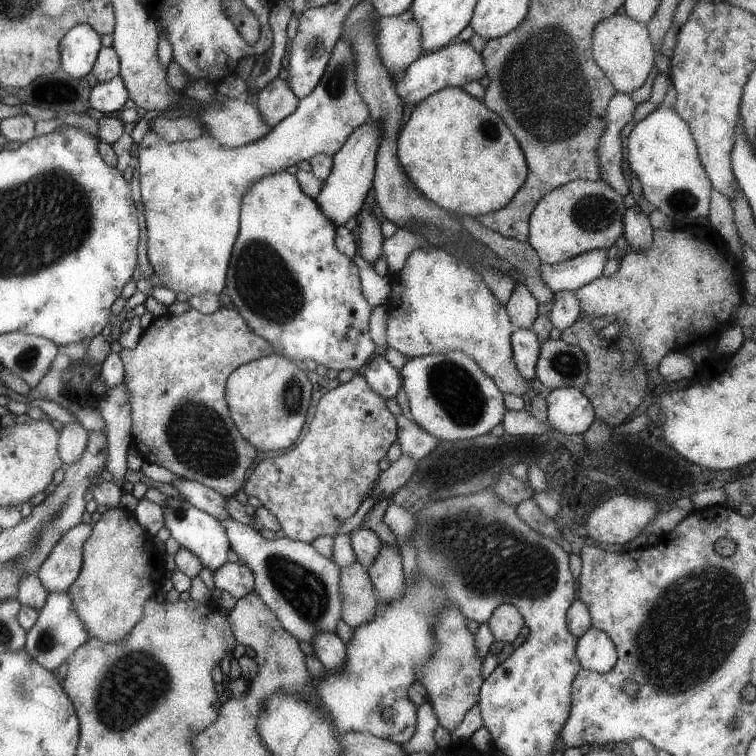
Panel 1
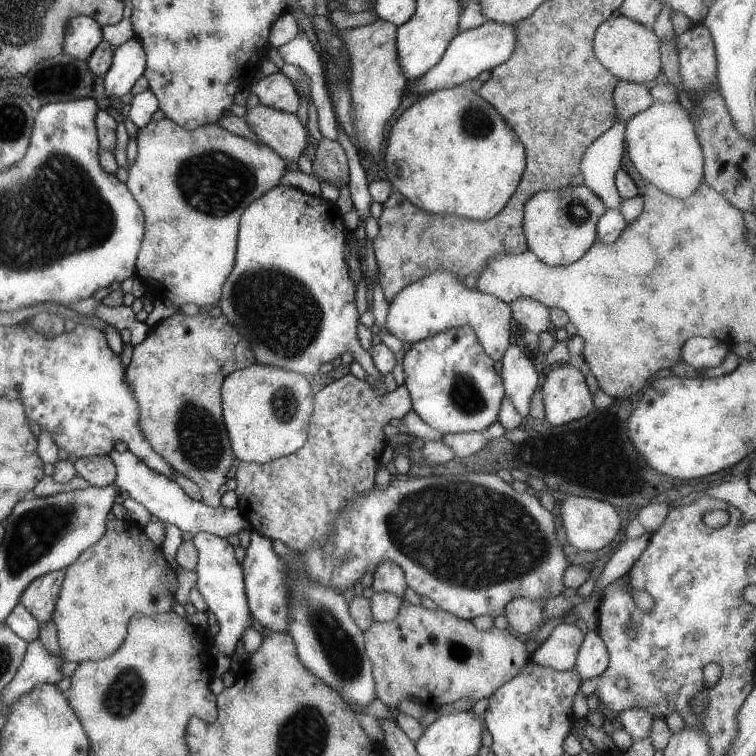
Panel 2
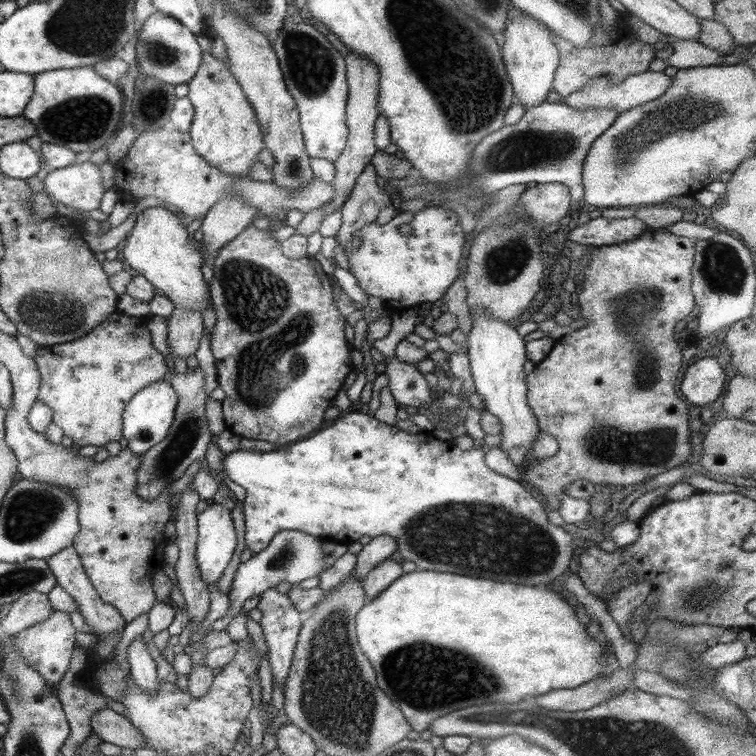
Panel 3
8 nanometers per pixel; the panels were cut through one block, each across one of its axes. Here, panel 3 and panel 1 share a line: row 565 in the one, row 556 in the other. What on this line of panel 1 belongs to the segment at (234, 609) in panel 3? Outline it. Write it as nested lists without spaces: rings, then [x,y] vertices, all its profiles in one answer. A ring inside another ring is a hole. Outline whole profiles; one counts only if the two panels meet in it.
[[[231,517],[220,520],[225,528],[229,548],[253,574],[254,592],[271,610],[279,624],[295,640],[309,642],[315,632],[335,632],[341,618],[339,596],[339,568],[331,559],[325,558],[310,543],[283,537],[267,540],[251,526],[239,524]]]

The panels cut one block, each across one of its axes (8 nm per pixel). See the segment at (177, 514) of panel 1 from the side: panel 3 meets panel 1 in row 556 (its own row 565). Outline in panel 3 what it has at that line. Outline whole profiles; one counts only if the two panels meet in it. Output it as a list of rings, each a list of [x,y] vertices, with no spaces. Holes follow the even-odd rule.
[[[209,503],[208,507],[196,516],[198,535],[196,538],[195,558],[197,568],[203,582],[206,584],[217,582],[227,562],[231,560],[231,554],[235,550],[237,536],[233,529],[230,510],[219,503]]]

